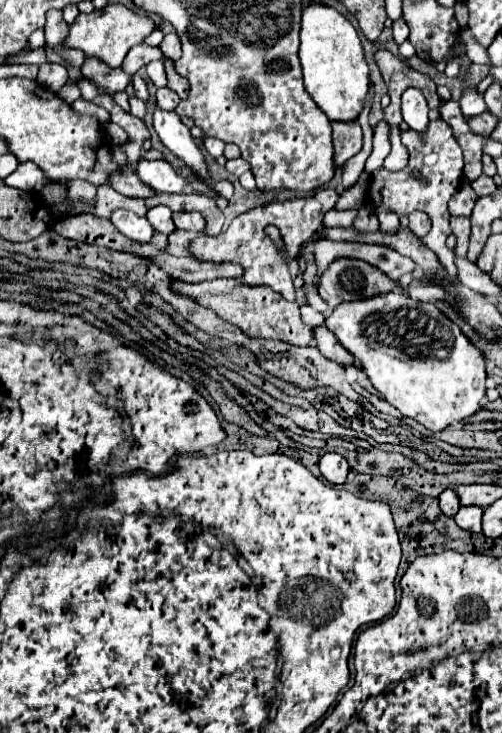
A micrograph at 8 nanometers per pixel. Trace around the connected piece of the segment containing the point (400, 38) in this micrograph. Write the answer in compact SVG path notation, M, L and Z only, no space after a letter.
M403 17L397 19L397 21L393 21L393 39L395 39L397 43L403 43L407 37L409 37L409 27L407 27L407 23L403 21Z

